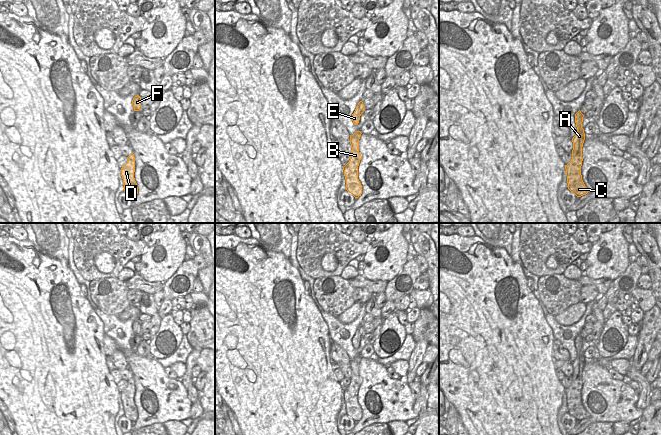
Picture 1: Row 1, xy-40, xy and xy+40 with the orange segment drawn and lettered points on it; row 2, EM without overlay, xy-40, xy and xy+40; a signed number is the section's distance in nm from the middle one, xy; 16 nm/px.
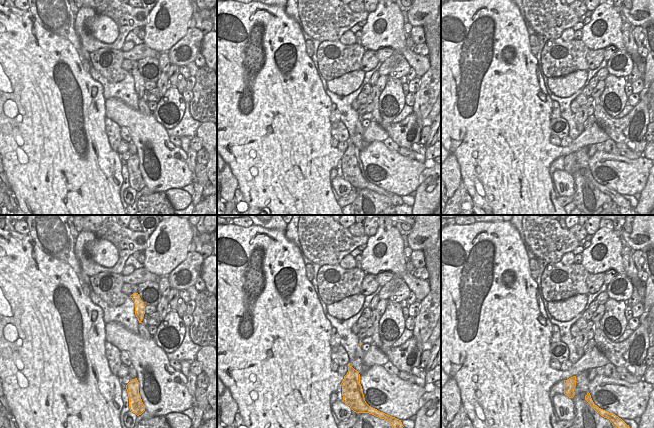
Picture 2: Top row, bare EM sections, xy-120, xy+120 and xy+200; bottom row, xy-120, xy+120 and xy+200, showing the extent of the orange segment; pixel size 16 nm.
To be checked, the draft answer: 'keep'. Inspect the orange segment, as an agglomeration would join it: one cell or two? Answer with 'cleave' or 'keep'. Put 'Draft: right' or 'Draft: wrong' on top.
Draft: right
keep

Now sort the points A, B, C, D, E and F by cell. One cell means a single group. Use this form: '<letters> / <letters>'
A B C D E F

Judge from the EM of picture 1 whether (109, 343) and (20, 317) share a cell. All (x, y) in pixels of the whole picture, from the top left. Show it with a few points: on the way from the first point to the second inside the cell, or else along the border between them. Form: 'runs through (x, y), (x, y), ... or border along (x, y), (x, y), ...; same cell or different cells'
border along (103, 333), (103, 351), (106, 355); different cells

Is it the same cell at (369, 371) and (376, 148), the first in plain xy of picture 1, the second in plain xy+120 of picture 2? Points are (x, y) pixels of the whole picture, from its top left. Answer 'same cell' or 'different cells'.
same cell

